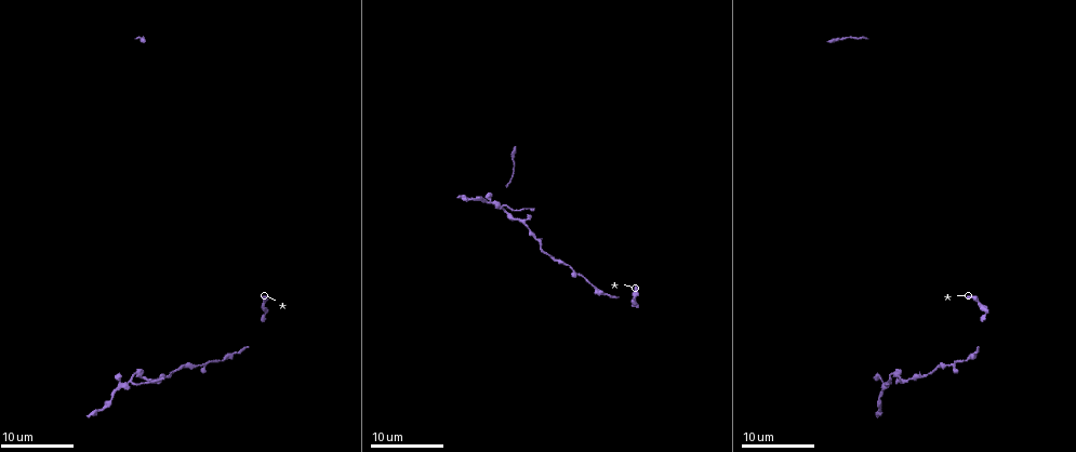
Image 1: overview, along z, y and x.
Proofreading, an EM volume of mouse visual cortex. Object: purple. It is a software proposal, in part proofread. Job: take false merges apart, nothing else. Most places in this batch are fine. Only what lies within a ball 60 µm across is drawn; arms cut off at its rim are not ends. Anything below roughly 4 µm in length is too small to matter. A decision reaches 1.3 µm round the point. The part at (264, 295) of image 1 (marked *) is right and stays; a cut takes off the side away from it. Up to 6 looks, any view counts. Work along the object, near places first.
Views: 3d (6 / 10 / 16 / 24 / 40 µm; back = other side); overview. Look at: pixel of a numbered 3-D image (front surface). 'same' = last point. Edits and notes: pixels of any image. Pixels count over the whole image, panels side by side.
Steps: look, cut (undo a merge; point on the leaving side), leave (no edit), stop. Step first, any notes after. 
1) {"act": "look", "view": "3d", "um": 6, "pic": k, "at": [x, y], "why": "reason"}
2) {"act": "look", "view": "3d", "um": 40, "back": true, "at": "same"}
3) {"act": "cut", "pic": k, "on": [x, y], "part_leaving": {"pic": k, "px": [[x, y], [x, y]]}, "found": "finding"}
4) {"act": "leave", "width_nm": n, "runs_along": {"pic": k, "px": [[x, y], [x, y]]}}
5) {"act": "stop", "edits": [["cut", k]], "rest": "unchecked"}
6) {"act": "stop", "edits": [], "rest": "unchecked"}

{"act": "look", "view": "3d", "um": 24, "pic": 1, "at": [528, 228], "why": "narrows sharply"}

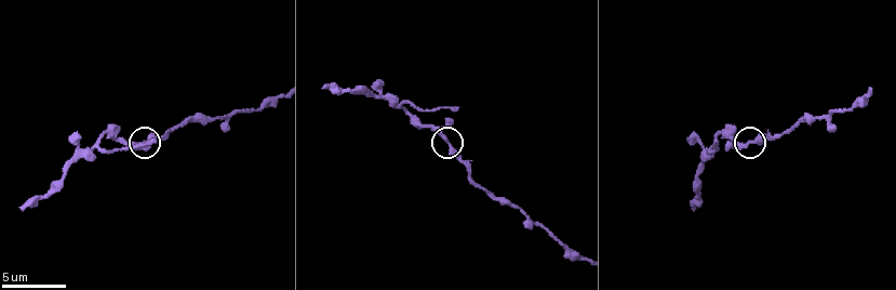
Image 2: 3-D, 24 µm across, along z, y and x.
{"act": "look", "view": "3d", "um": 6, "pic": 2, "at": [750, 143], "why": "closer look"}

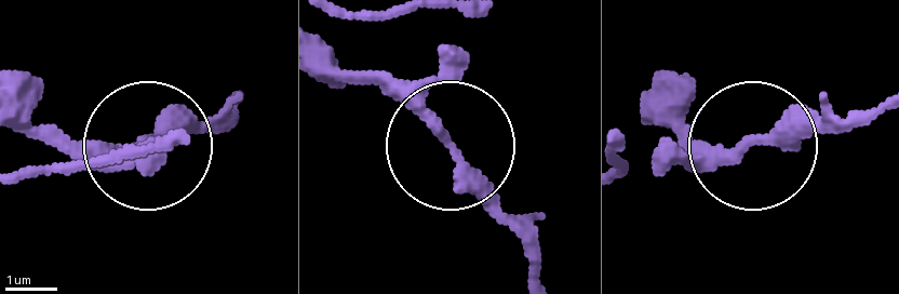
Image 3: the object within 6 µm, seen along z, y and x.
{"act": "leave", "found": "one neuron here"}

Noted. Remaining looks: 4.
{"act": "look", "view": "3d", "um": 6, "pic": 2, "at": [491, 193], "why": "sudden change in width"}

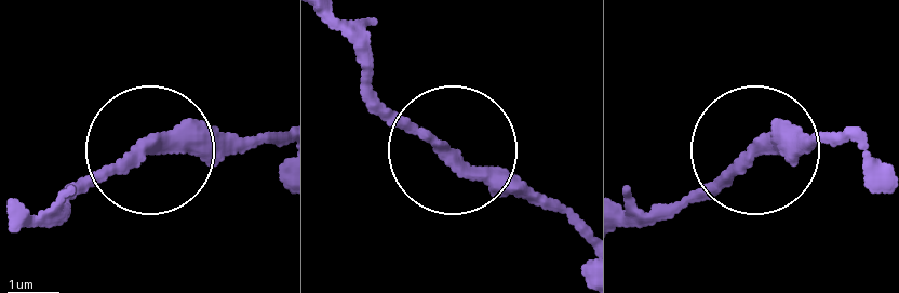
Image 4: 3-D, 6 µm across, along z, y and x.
{"act": "look", "view": "3d", "um": 6, "back": true, "pic": 4, "at": [767, 144]}

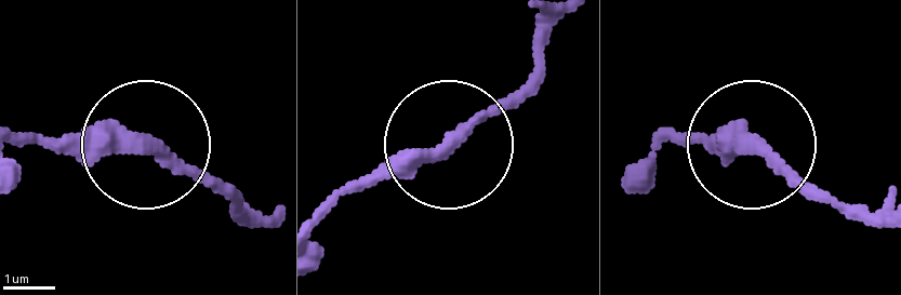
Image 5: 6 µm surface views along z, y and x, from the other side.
{"act": "leave", "found": "all the same neuron"}

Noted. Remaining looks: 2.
{"act": "look", "view": "3d", "um": 16, "pic": 2, "at": [401, 103], "why": "three-way junction"}

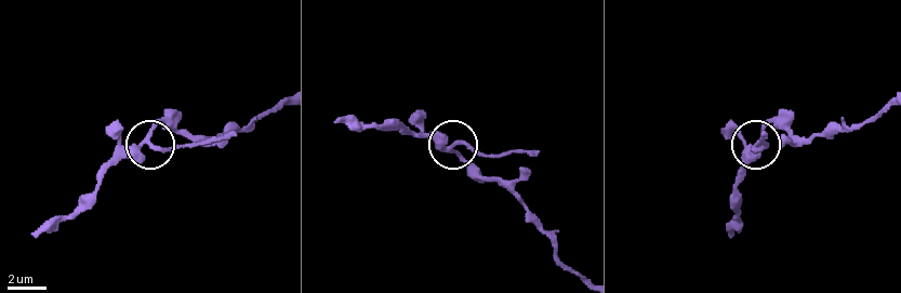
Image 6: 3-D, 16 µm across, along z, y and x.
{"act": "look", "view": "3d", "um": 6, "pic": 6, "at": [755, 145], "why": "closer look"}

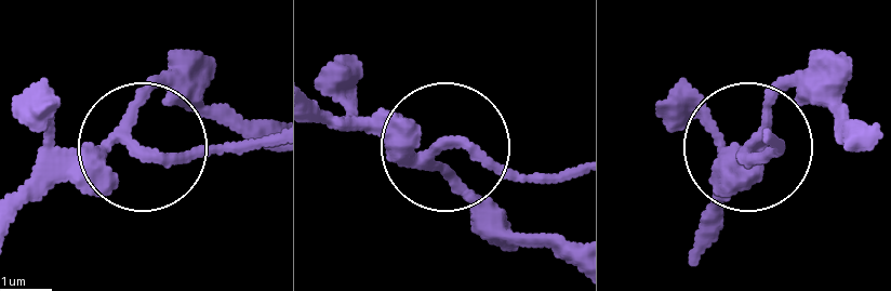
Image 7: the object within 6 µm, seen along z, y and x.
{"act": "leave", "side_arm_um": 5, "arms": 3, "found": "one neuron here"}

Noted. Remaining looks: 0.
{"act": "stop", "edits": [], "rest": "unchecked"}

